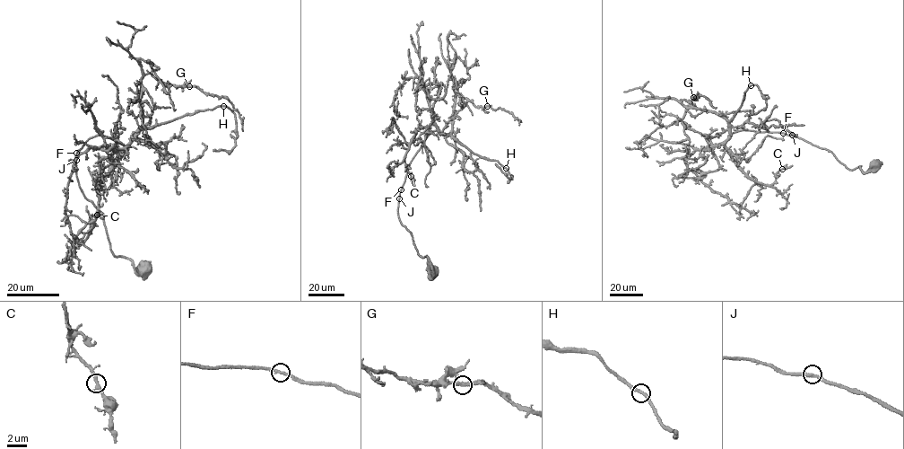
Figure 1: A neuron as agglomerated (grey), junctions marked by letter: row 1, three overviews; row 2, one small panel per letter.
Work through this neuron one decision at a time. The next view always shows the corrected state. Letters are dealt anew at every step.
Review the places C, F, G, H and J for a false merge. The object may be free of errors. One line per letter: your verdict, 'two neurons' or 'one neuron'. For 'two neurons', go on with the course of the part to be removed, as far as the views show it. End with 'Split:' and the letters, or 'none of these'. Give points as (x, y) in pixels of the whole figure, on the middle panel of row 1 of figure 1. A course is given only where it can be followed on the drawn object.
C: one neuron
F: one neuron
G: one neuron
H: one neuron
J: one neuron
Split: none of these

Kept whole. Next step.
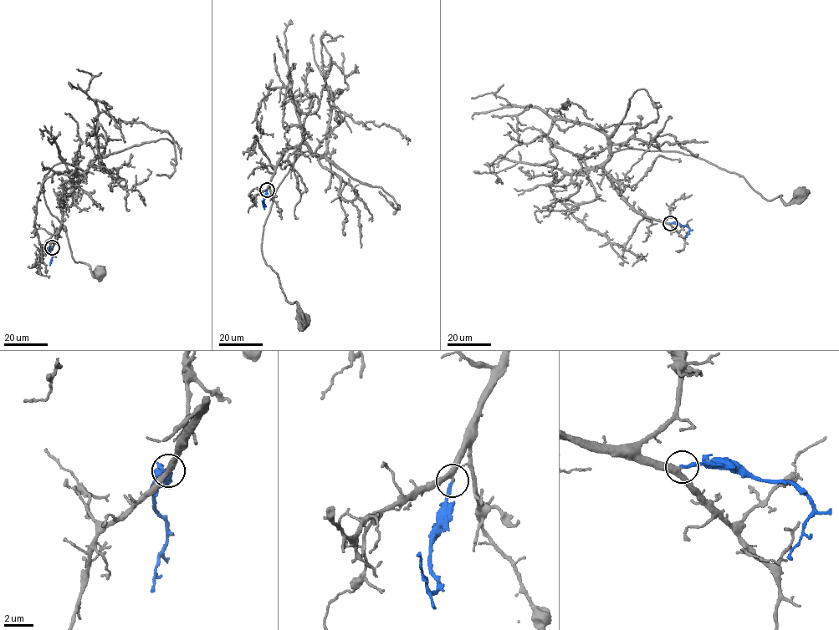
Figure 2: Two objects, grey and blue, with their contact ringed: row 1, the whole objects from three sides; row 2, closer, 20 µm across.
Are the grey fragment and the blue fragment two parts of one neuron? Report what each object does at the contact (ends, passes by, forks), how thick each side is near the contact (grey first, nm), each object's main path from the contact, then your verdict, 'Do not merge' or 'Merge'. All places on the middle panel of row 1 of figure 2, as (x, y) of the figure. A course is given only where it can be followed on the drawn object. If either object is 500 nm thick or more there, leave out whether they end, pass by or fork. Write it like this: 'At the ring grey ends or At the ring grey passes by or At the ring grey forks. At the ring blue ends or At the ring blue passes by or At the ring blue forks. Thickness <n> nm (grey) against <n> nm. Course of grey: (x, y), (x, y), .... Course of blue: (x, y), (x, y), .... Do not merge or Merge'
At the ring grey passes by. At the ring blue ends. Thickness 340 nm (grey) against 240 nm. Course of grey: (267, 190), (283, 151), (305, 144), (309, 151), (276, 190), (261, 251), (305, 319). Course of blue: (267, 190), (264, 206), (262, 200). Merge

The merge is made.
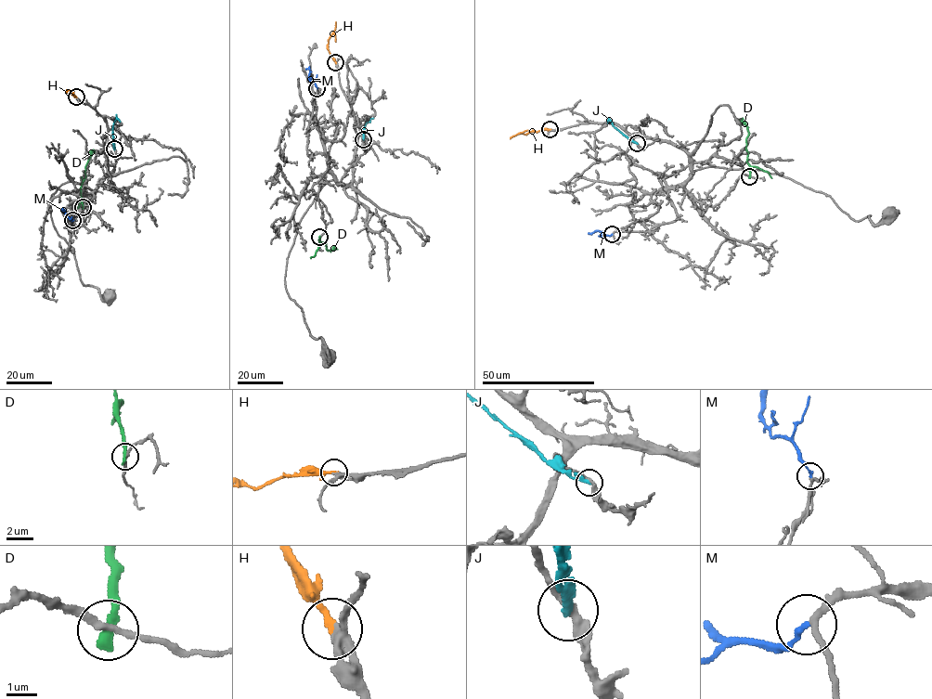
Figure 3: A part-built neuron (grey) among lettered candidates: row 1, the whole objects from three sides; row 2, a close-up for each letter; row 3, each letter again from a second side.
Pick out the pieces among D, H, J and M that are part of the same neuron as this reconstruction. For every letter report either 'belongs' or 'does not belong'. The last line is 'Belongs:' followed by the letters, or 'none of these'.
D: does not belong
H: belongs
J: does not belong
M: does not belong
Belongs: H

